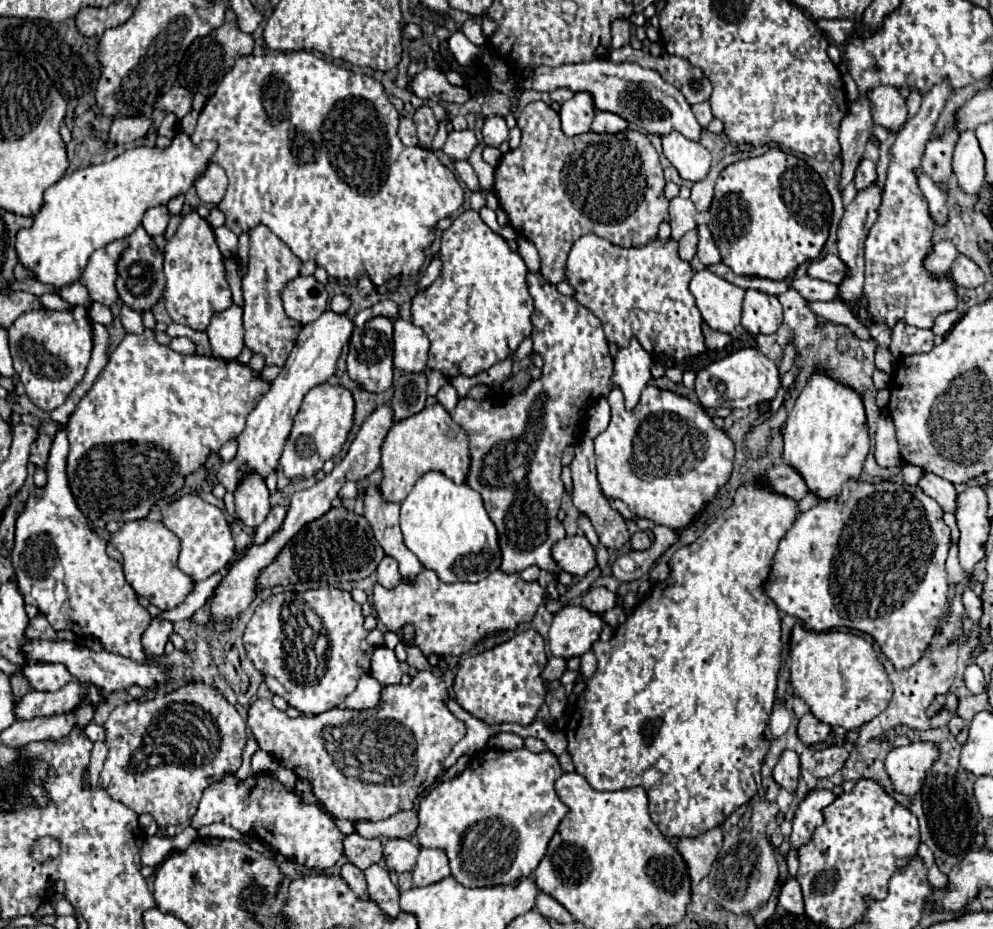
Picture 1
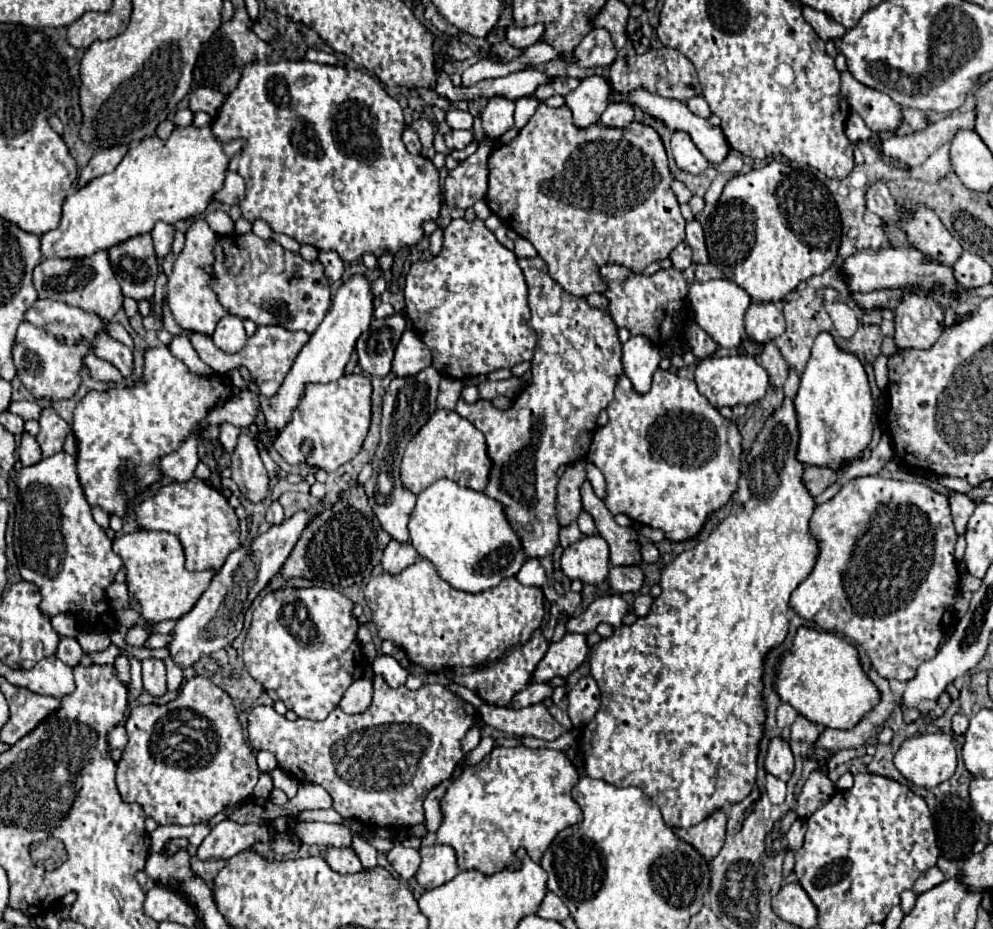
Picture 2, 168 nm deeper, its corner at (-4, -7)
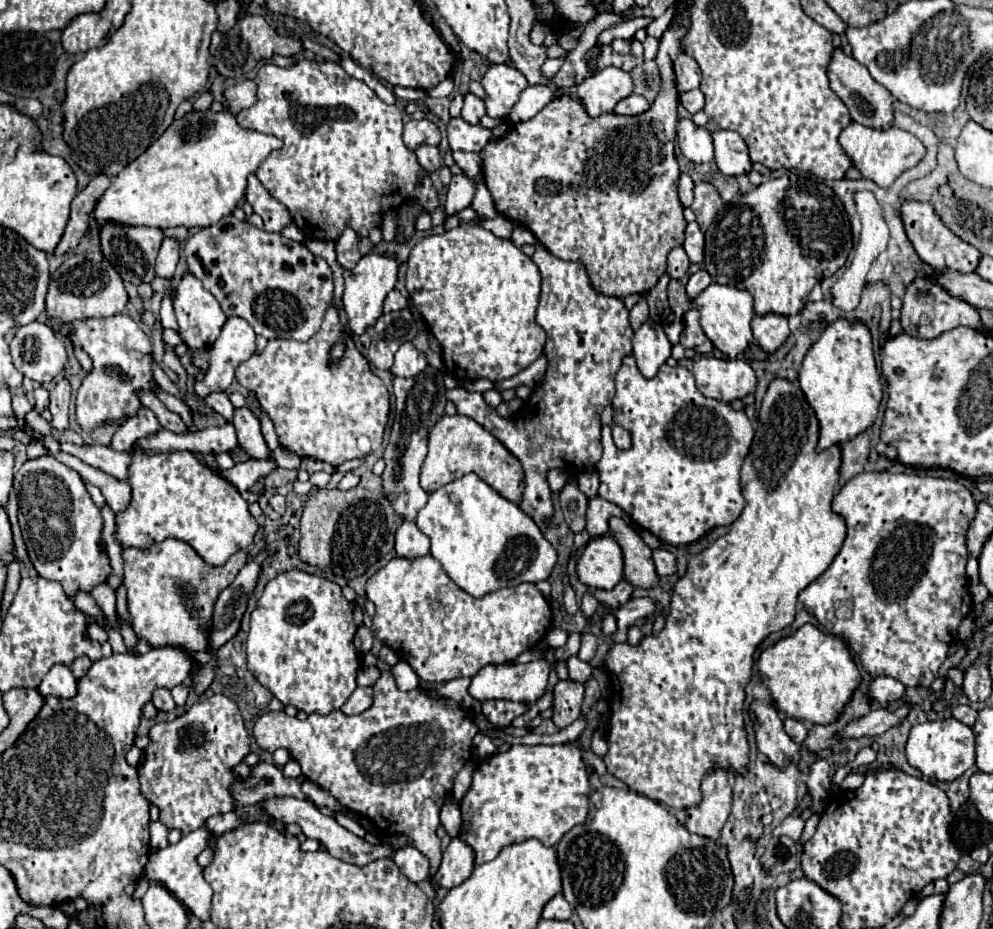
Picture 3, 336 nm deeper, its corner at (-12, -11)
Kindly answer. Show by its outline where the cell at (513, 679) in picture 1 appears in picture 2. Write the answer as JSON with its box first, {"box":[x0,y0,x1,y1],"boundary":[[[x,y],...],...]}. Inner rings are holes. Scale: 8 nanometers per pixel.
{"box":[442,631,548,707],"boundary":[[[536,631],[532,635],[532,639],[520,647],[516,647],[510,655],[506,655],[504,659],[496,661],[492,667],[484,667],[484,669],[474,669],[468,675],[454,675],[450,671],[442,671],[442,675],[446,675],[448,679],[454,679],[456,683],[468,687],[470,691],[474,691],[480,699],[484,699],[490,705],[498,705],[498,707],[512,707],[512,699],[516,693],[524,691],[530,681],[532,681],[532,673],[538,667],[538,663],[542,661],[542,657],[548,651],[548,643],[542,637],[540,631]]]}

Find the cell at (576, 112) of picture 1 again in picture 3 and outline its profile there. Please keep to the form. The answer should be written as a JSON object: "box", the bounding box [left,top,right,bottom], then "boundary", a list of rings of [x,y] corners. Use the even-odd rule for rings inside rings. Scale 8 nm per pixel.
{"box":[556,67,634,117],"boundary":[[[606,67],[588,79],[584,79],[580,85],[574,85],[570,89],[556,89],[556,95],[572,95],[574,99],[580,99],[588,111],[588,115],[598,117],[602,113],[614,111],[614,105],[628,97],[634,89],[632,77],[628,71],[622,71],[618,67]]]}

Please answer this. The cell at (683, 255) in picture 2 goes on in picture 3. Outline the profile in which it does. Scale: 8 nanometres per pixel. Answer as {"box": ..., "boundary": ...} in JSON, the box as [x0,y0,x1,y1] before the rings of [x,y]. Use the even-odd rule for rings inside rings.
{"box":[666,247,690,279],"boundary":[[[674,247],[670,253],[668,253],[668,267],[666,267],[666,275],[672,277],[672,279],[682,279],[688,271],[690,263],[688,263],[688,257],[684,255],[684,249],[682,247]]]}

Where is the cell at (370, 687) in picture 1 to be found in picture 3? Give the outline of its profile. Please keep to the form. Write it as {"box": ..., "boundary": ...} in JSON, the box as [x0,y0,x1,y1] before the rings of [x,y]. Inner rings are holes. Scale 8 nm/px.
{"box":[340,687,372,715],"boundary":[[[358,687],[348,697],[348,701],[344,703],[344,707],[340,707],[340,711],[344,715],[358,715],[358,713],[370,709],[370,705],[372,705],[372,687]]]}

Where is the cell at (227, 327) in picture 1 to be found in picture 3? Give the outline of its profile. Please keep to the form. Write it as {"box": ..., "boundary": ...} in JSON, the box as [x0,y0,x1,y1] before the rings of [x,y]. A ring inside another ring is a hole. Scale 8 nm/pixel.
{"box":[194,317,256,397],"boundary":[[[232,317],[224,323],[220,337],[208,349],[210,369],[204,379],[200,379],[194,389],[198,395],[206,397],[208,391],[224,391],[234,379],[236,367],[250,359],[256,351],[256,333],[244,319]]]}

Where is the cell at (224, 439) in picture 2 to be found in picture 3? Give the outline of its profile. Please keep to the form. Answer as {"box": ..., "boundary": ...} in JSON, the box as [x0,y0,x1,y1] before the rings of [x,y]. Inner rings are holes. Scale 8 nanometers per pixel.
{"box":[206,391,234,421],"boundary":[[[222,391],[210,393],[210,395],[206,395],[206,403],[208,403],[214,411],[218,411],[220,415],[224,415],[226,421],[232,421],[232,411],[234,411],[234,407],[232,407],[232,403],[230,403],[230,399],[228,399],[226,393],[222,393]]]}

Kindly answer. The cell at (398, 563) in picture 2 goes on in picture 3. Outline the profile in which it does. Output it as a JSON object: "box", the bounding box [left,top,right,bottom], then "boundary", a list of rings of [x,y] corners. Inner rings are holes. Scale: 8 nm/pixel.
{"box":[396,521,430,557],"boundary":[[[404,521],[396,531],[396,553],[404,557],[422,557],[430,553],[430,539],[414,521]]]}

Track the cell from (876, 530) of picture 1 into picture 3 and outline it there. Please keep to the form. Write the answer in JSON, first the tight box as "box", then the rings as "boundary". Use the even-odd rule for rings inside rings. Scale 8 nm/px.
{"box":[798,471,976,687],"boundary":[[[888,471],[856,475],[832,501],[832,509],[846,519],[846,541],[832,565],[798,599],[832,635],[848,641],[872,677],[888,675],[904,685],[930,687],[948,655],[960,621],[972,609],[966,577],[966,531],[976,515],[976,505],[972,493],[954,479]]]}

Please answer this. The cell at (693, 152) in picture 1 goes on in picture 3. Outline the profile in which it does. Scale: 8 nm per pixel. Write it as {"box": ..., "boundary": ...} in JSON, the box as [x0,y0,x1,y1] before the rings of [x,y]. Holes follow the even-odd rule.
{"box":[678,119,714,163],"boundary":[[[692,119],[678,121],[678,145],[688,161],[694,163],[710,163],[714,159],[712,135],[692,123]]]}

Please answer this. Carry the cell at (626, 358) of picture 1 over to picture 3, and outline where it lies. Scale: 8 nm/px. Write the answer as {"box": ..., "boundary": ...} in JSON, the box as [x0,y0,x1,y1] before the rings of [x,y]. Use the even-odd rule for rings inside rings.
{"box":[632,321,672,379],"boundary":[[[646,321],[632,337],[632,355],[636,357],[640,373],[650,379],[656,375],[658,367],[671,356],[672,345],[662,329],[654,321]]]}

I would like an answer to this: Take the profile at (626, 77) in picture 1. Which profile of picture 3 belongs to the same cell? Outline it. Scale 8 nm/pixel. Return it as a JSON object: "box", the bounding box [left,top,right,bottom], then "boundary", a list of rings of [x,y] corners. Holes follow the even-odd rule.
{"box":[712,131,752,175],"boundary":[[[716,131],[712,139],[718,169],[724,175],[748,175],[752,171],[748,147],[736,131]]]}

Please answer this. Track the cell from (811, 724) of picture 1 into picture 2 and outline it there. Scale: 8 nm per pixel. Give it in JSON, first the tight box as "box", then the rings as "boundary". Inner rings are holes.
{"box":[790,717,822,745],"boundary":[[[798,717],[798,719],[794,721],[794,725],[792,725],[792,735],[790,735],[790,739],[804,741],[804,743],[808,743],[808,745],[814,745],[814,743],[818,741],[820,733],[822,733],[822,731],[820,731],[820,727],[818,727],[816,723],[808,721],[806,717]]]}

